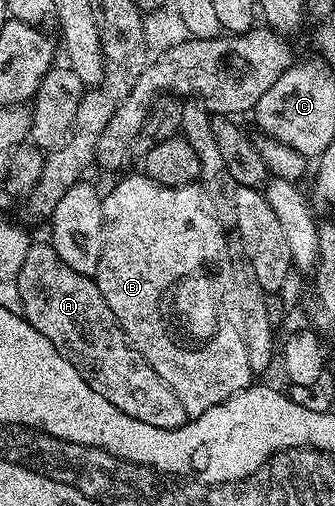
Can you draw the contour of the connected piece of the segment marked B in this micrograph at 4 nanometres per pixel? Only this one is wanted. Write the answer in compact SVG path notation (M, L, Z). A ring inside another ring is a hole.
M146 173L139 175L127 175L111 192L103 195L103 244L101 245L101 261L94 273L95 284L101 289L101 297L113 309L117 317L120 329L127 335L128 341L153 365L157 377L177 393L177 401L185 405L185 413L189 417L204 415L213 405L221 405L229 397L233 397L238 391L243 391L252 386L253 374L249 365L248 350L245 345L245 337L241 333L241 325L238 318L223 319L219 311L215 311L215 303L219 303L219 295L211 295L211 267L219 271L219 267L227 267L231 259L223 259L223 246L229 243L225 236L224 227L219 224L215 217L215 209L211 205L207 194L203 192L202 186L192 185L190 187L166 187L155 183Z

